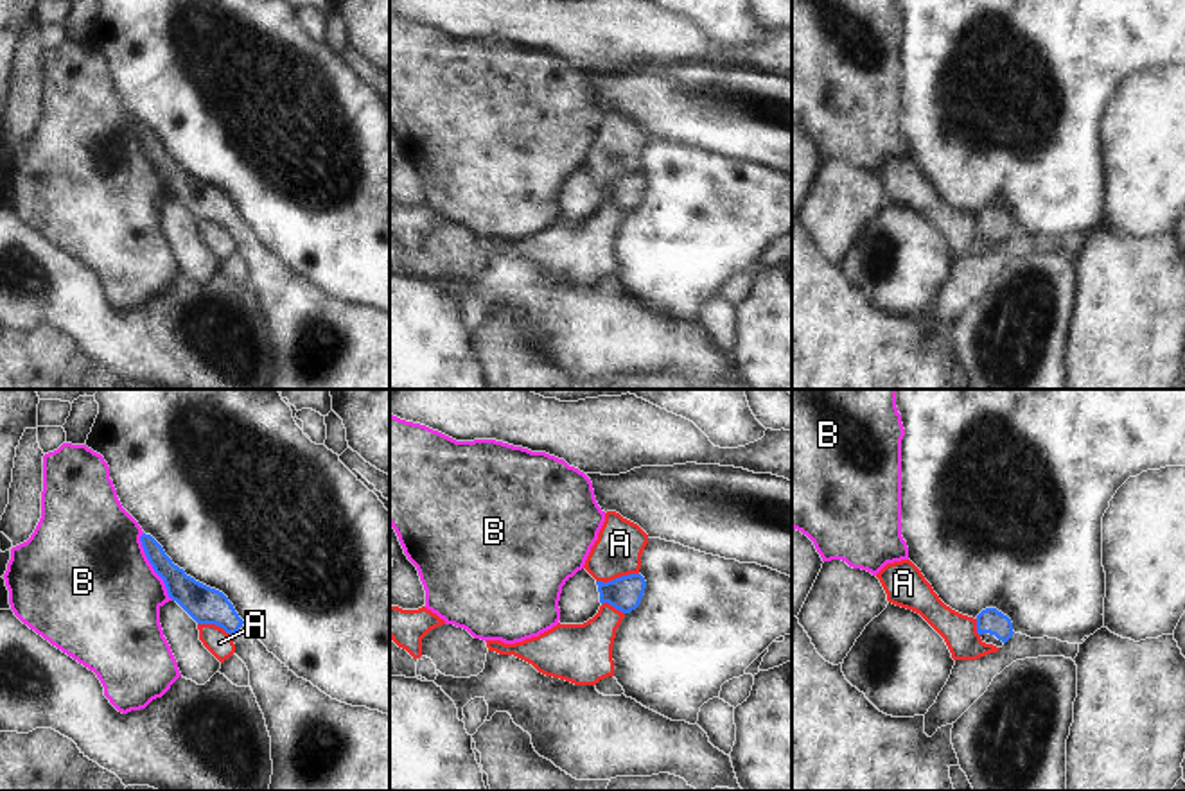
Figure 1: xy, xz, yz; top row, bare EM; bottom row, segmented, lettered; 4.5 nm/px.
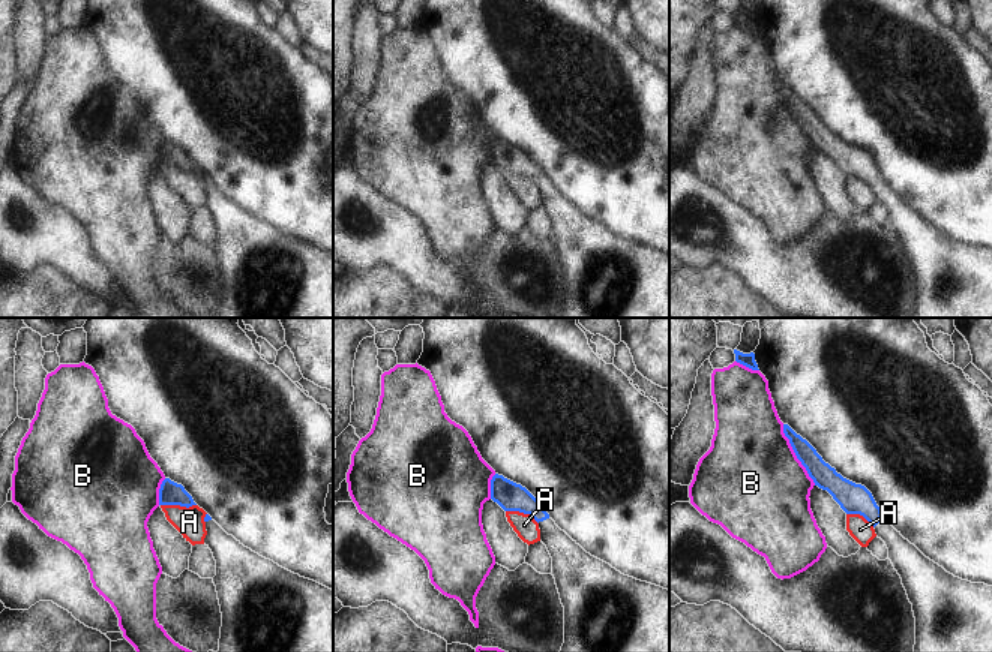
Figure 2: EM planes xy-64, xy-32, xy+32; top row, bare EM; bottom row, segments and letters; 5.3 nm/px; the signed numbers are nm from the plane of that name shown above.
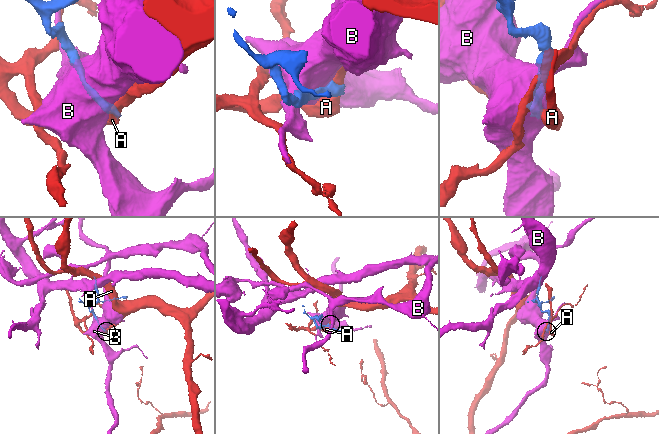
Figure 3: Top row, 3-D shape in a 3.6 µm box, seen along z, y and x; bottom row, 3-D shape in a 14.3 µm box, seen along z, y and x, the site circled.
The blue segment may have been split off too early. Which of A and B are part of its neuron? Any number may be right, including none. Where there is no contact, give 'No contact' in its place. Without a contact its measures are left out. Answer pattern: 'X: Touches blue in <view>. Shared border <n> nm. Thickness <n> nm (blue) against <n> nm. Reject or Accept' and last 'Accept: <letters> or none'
A: Touches blue in xz. Shared border 200 nm. Thickness 150 nm (blue) against 220 nm. Reject
B: Touches blue in xy. Shared border 340 nm. Thickness 150 nm (blue) against 500 nm. Reject
Accept: none.

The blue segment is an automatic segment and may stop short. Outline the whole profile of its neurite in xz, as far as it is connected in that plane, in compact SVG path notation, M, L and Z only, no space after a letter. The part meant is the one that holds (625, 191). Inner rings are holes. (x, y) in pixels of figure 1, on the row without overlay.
M628 172L612 179L596 179L600 190L600 201L609 201L623 212L630 212L641 201L646 187L646 179L641 172Z

